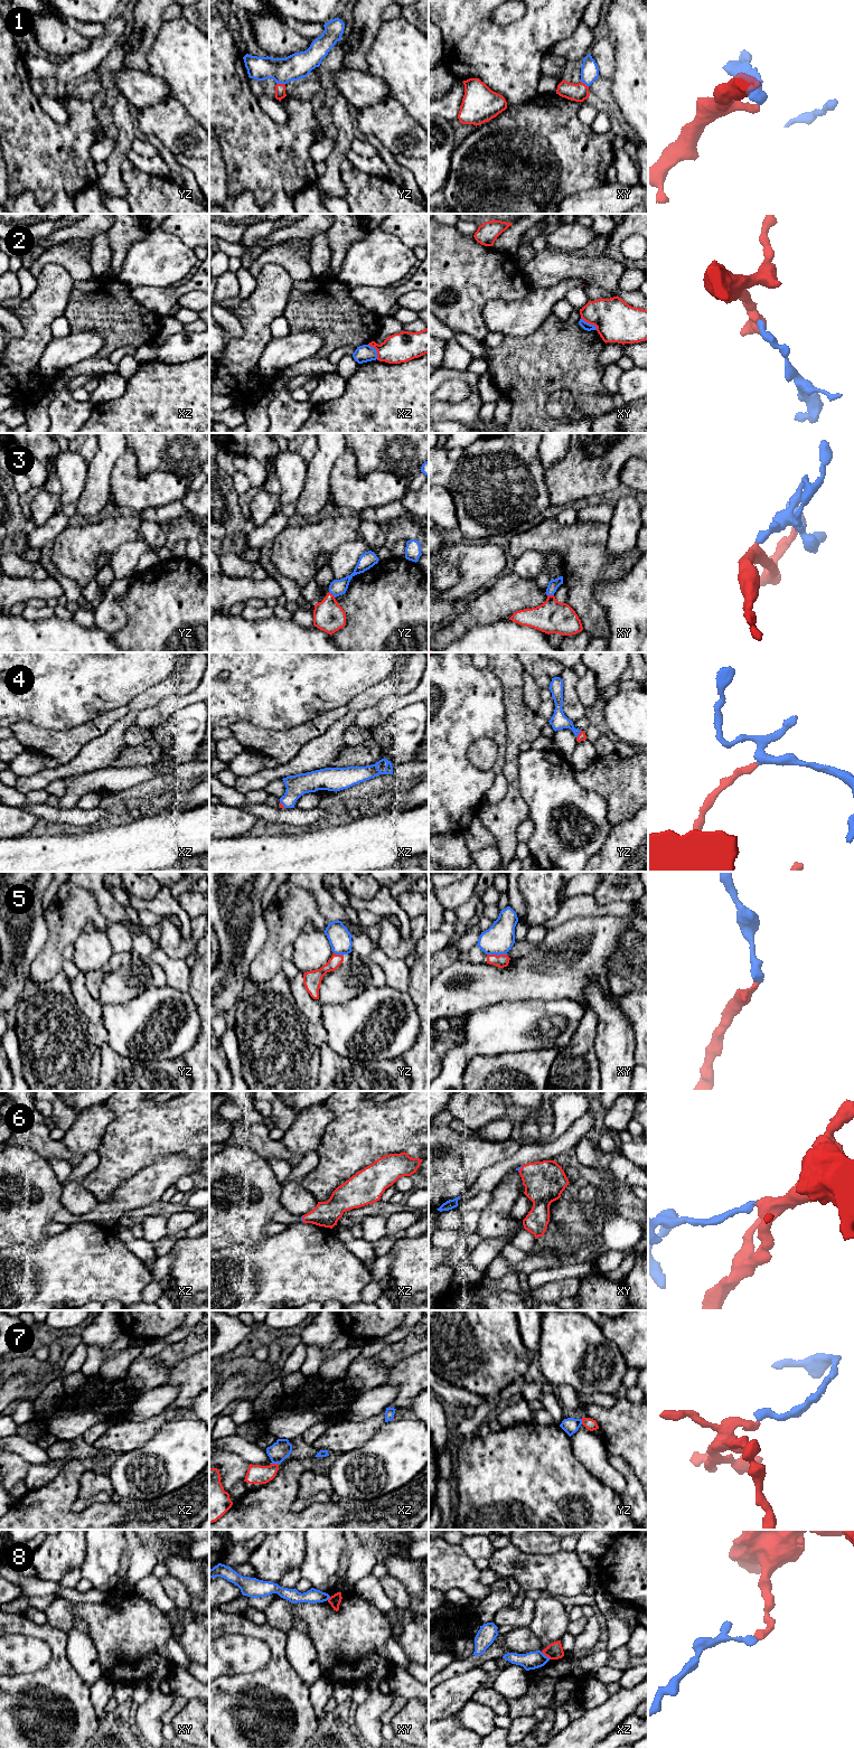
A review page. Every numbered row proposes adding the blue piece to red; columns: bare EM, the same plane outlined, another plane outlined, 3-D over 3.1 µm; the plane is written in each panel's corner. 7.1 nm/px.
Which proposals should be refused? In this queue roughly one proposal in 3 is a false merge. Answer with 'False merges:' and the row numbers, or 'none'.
False merges: 2, 5, 7, 8

